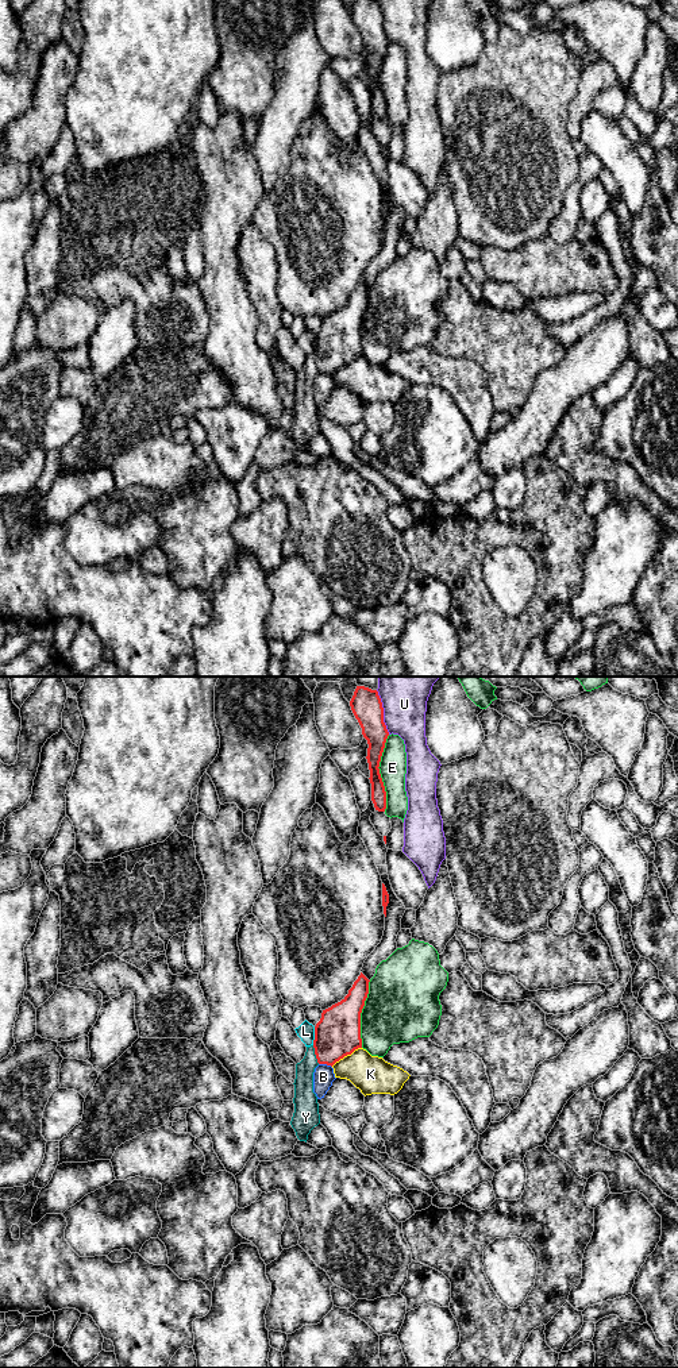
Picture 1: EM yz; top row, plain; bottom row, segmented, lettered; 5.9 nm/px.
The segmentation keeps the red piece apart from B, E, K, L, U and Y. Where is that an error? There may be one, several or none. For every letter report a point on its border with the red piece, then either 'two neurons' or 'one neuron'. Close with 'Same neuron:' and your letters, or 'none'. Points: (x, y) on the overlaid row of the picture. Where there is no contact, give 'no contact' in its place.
B: contact yz (326, 1063); two neurons
E: contact yz (378, 773); two neurons
K: contact yz (346, 1055); two neurons
L: contact yz (315, 1036); two neurons
U: contact yz (382, 712); two neurons
Y: contact yz (315, 1054); one neuron
Same neuron: Y

